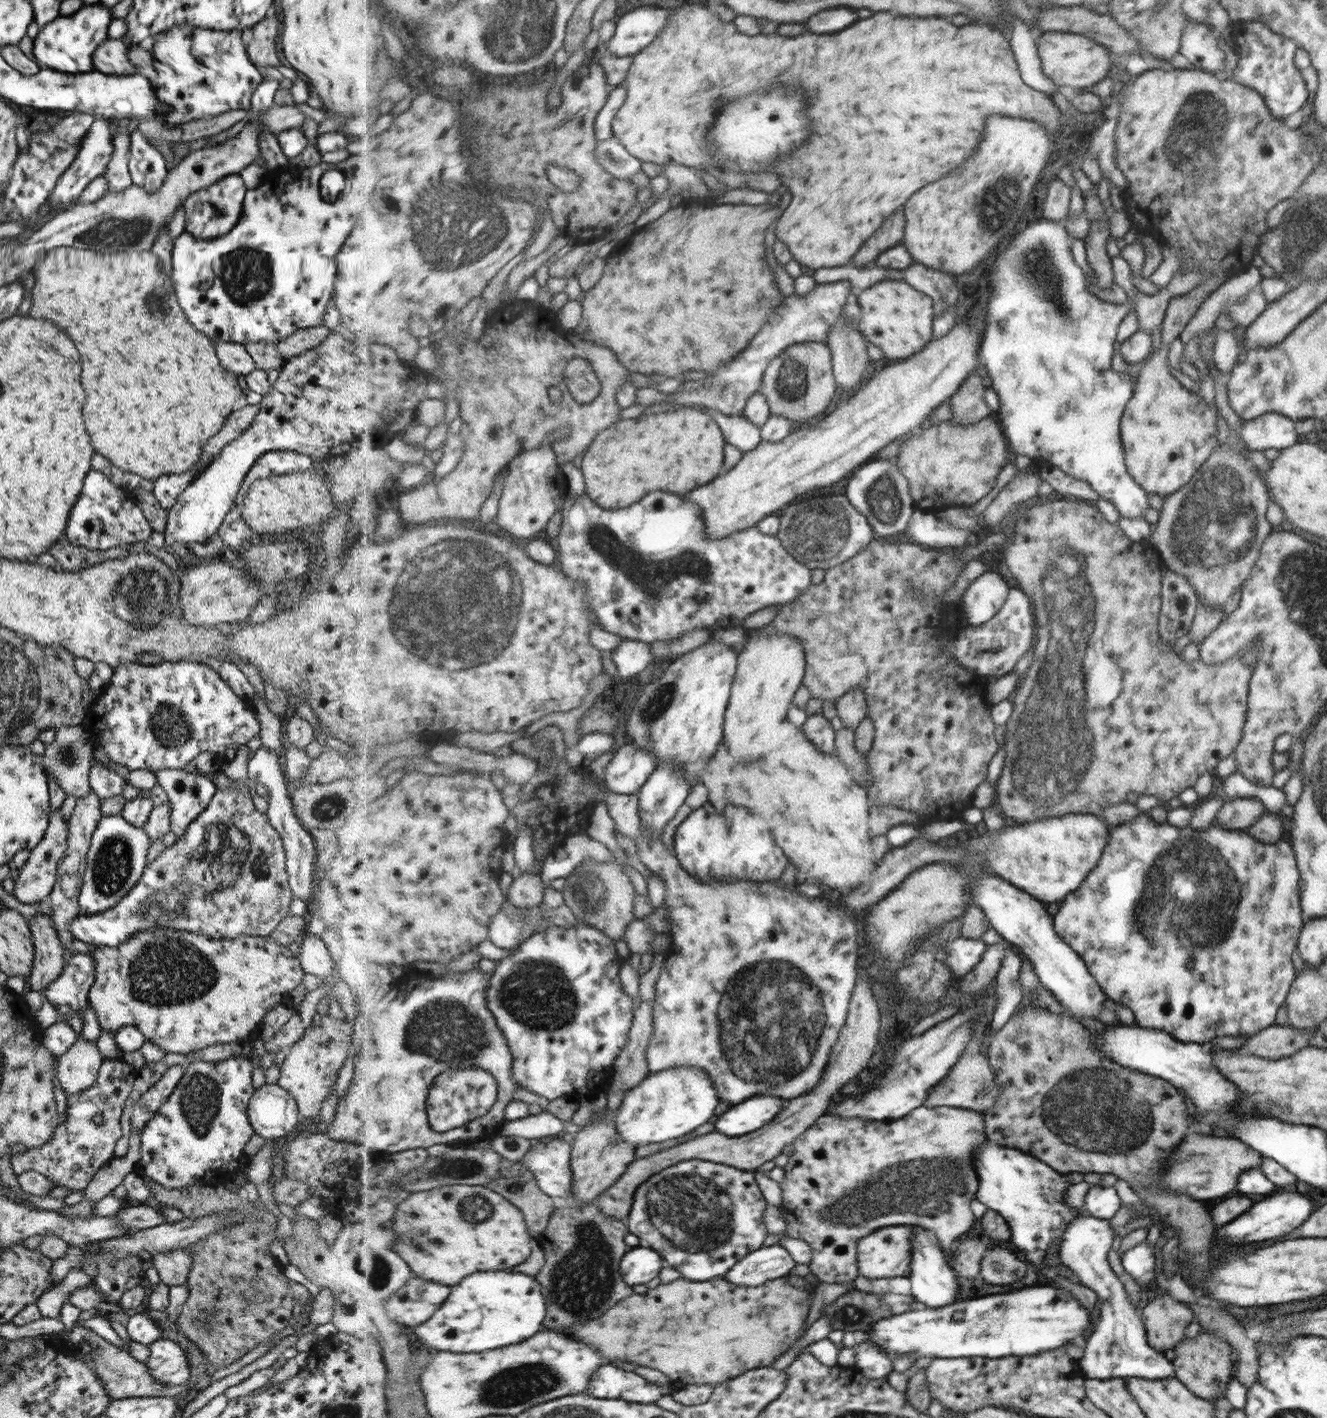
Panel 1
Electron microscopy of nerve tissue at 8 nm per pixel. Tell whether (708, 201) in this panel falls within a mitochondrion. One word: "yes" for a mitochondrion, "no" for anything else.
no

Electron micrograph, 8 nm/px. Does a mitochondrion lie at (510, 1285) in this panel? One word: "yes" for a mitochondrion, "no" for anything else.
no

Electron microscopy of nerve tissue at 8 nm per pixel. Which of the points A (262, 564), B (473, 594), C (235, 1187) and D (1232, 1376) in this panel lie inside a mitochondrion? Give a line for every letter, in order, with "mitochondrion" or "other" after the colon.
A: mitochondrion
B: mitochondrion
C: other
D: other

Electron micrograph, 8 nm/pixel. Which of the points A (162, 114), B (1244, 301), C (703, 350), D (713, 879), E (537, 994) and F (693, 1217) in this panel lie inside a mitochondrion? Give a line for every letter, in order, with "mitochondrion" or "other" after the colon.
A: other
B: other
C: other
D: other
E: mitochondrion
F: mitochondrion

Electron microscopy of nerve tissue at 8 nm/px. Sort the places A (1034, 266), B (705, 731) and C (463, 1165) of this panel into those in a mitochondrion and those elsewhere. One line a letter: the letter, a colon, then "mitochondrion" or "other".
A: mitochondrion
B: other
C: mitochondrion

